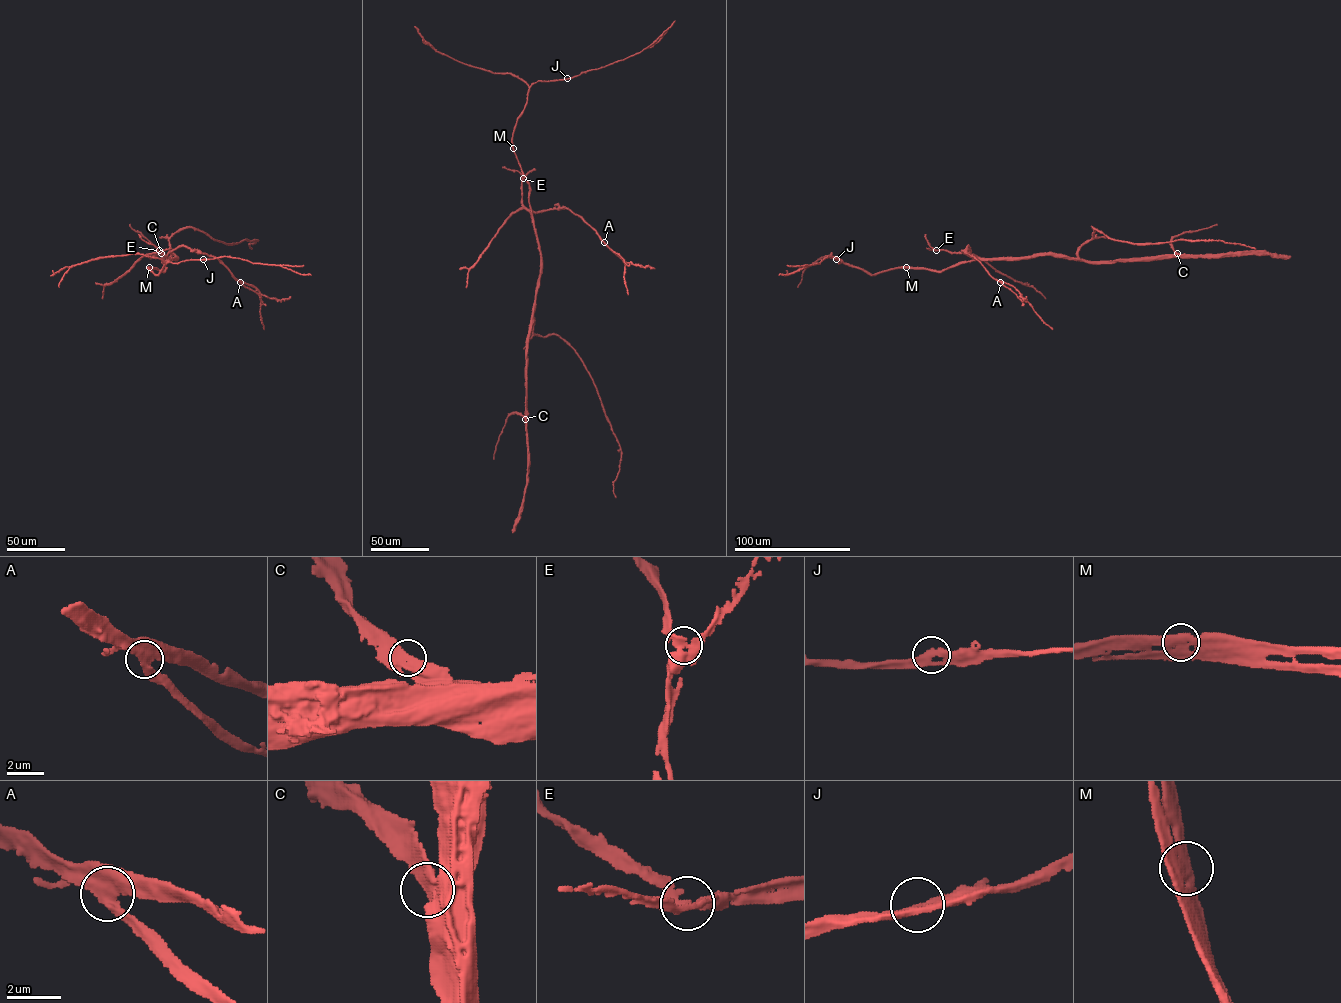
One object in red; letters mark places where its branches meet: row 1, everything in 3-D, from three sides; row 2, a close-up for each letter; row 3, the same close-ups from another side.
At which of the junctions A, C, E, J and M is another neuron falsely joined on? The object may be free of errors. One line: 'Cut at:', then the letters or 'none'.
Cut at: none

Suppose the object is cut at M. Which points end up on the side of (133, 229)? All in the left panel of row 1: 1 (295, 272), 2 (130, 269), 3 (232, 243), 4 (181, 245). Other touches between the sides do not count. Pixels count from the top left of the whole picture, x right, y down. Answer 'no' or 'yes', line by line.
1: no
2: yes
3: yes
4: yes

